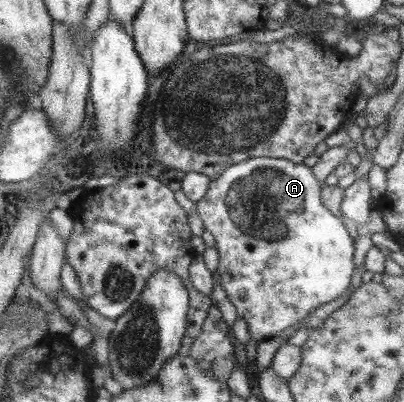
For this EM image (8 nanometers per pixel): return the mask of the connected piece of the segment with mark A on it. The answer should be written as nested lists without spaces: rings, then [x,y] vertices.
[[[268,156],[253,157],[225,167],[220,175],[208,183],[208,189],[204,191],[204,198],[193,203],[194,210],[201,219],[204,230],[213,235],[215,241],[213,245],[216,246],[216,253],[218,254],[218,267],[215,272],[220,277],[220,287],[222,287],[228,301],[234,305],[238,319],[242,319],[248,325],[248,331],[250,331],[250,337],[253,341],[275,336],[290,325],[298,323],[316,307],[336,299],[350,285],[350,275],[354,271],[354,263],[352,262],[354,245],[352,245],[352,239],[342,224],[342,217],[332,215],[320,202],[321,187],[321,182],[316,179],[312,169],[304,164],[292,163],[288,159],[272,159]]]

